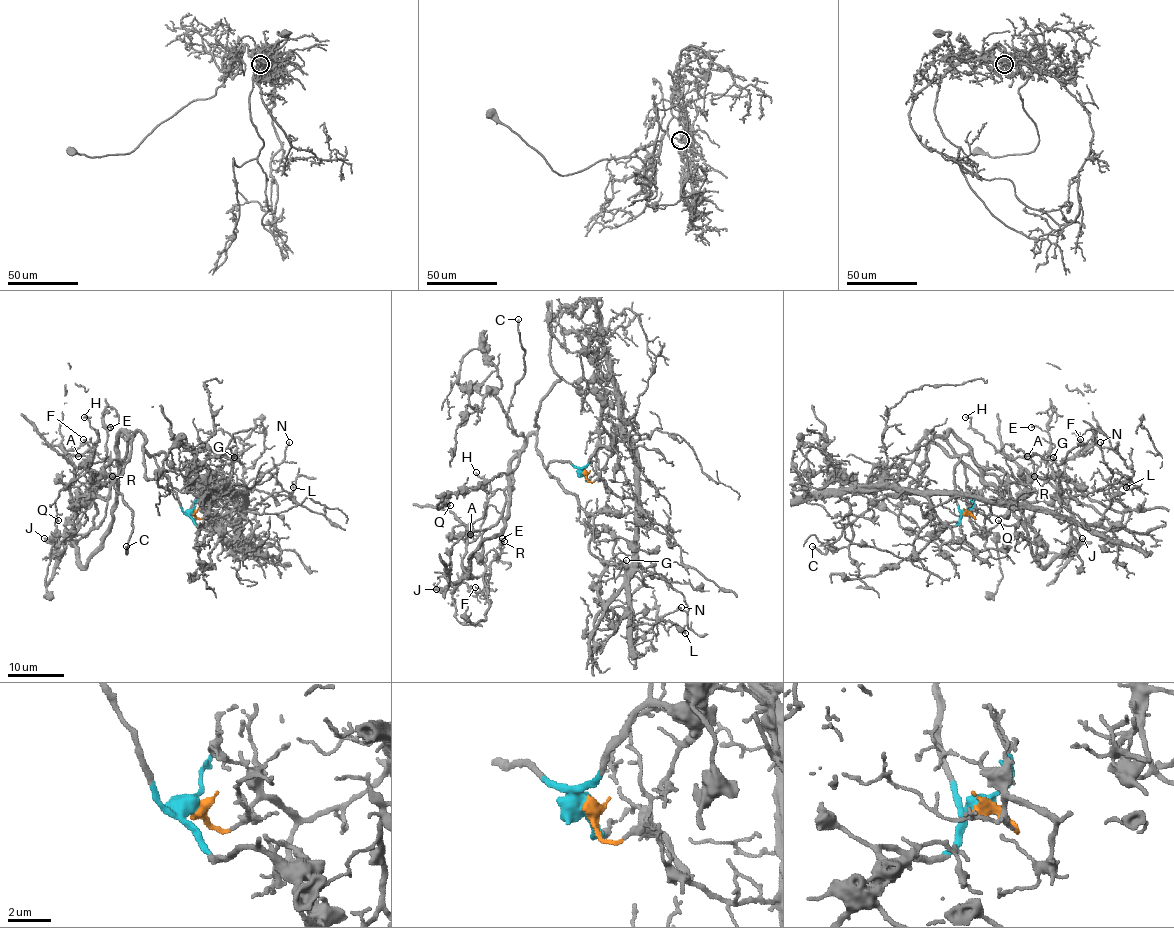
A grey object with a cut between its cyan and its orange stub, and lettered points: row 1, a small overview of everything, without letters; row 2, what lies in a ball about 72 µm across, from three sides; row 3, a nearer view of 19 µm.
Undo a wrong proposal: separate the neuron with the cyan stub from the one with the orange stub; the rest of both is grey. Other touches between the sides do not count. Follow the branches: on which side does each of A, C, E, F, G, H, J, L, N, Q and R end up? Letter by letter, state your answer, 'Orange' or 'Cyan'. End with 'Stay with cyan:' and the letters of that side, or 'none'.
A: Cyan
C: Cyan
E: Cyan
F: Cyan
G: Orange
H: Cyan
J: Cyan
L: Orange
N: Orange
Q: Cyan
R: Cyan
Stay with cyan: A, C, E, F, H, J, Q, R

